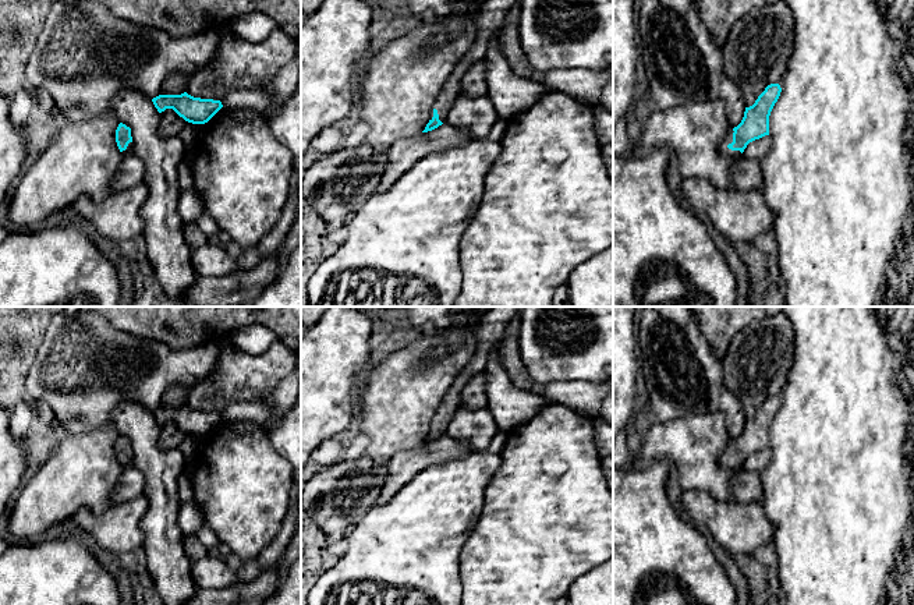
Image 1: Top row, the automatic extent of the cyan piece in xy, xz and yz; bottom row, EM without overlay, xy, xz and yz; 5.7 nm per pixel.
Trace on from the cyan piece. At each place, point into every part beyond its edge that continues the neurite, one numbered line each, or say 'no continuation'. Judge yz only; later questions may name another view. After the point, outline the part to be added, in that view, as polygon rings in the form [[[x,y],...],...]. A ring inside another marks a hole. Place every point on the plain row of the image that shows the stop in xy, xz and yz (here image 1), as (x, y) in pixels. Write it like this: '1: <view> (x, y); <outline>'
1: yz (723, 460); [[[731,442],[730,446],[722,452],[722,454],[719,457],[719,463],[725,467],[731,468],[731,470],[738,470],[741,467],[740,463],[731,463],[727,460],[727,457],[733,454],[733,445],[734,443]]]

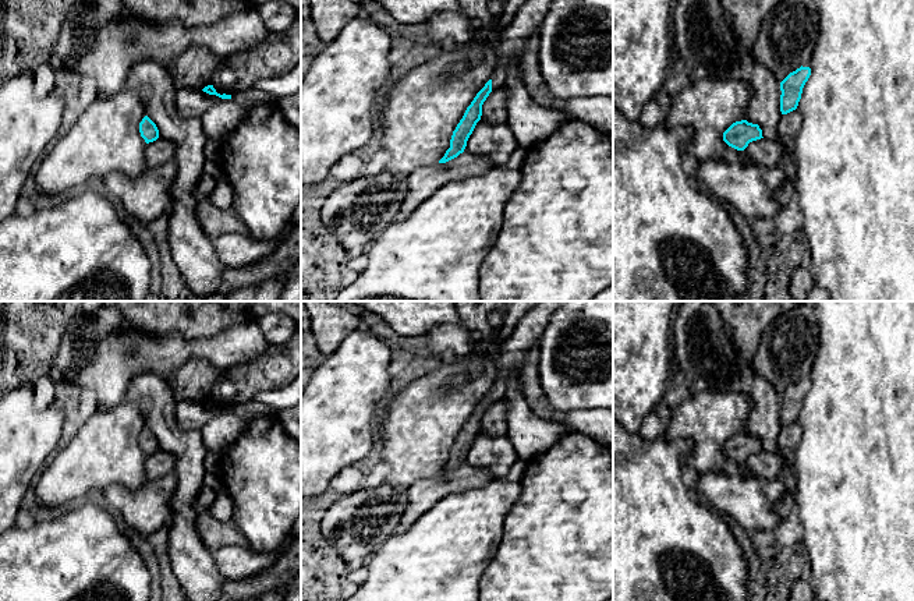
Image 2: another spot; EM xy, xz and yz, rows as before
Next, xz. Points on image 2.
1: xz (530, 329); [[[538,301],[503,342],[499,358],[499,375],[492,388],[492,403],[506,397],[506,383],[513,370],[524,363],[525,353],[541,339],[552,314],[564,301]]]

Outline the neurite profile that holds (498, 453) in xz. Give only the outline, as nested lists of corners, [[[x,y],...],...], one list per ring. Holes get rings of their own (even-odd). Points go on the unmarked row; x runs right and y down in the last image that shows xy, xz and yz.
[[[477,436],[464,463],[477,470],[490,470],[499,477],[518,459],[513,442],[507,436]]]

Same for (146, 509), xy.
[[[169,473],[149,480],[137,489],[123,485],[109,485],[104,498],[118,510],[121,519],[137,533],[149,537],[173,520],[171,499],[176,492],[177,477]]]

